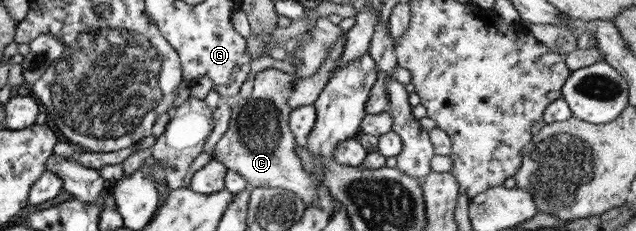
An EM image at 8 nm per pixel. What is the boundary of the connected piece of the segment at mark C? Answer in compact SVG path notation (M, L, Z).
M342 31L342 34L337 38L337 43L333 46L332 51L328 53L328 56L325 58L325 61L323 61L323 63L321 64L321 67L319 67L319 69L313 75L311 75L311 77L299 79L291 73L281 72L280 70L277 70L275 68L266 68L265 70L257 72L257 74L255 74L253 78L251 94L246 98L244 105L243 98L241 99L241 101L239 101L239 103L241 103L241 109L233 109L233 113L231 113L231 121L228 121L227 130L214 146L213 153L211 155L212 159L218 161L219 163L222 163L228 169L228 171L238 173L246 181L246 183L251 184L253 187L283 188L292 191L295 195L297 195L297 197L301 199L301 201L304 203L304 207L307 207L308 205L310 205L310 203L313 203L317 199L316 179L306 172L304 167L302 167L301 162L297 157L297 154L294 152L294 147L297 145L295 138L292 136L292 133L290 132L288 126L289 113L291 113L293 109L297 109L297 107L312 105L312 103L315 101L315 98L319 95L320 89L324 86L324 83L327 83L327 80L331 77L331 73L333 73L332 69L336 69L336 61L338 60L340 51L344 46L345 32L346 31Z

